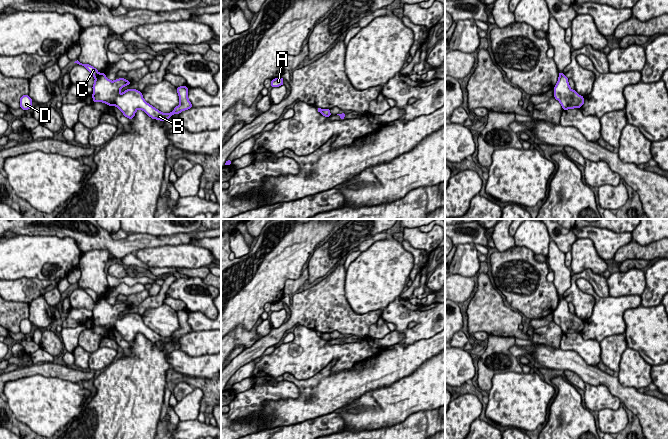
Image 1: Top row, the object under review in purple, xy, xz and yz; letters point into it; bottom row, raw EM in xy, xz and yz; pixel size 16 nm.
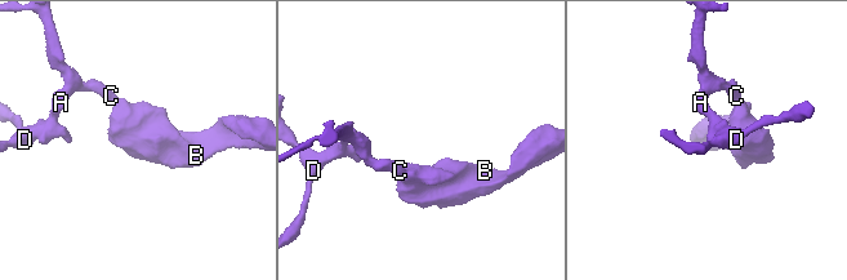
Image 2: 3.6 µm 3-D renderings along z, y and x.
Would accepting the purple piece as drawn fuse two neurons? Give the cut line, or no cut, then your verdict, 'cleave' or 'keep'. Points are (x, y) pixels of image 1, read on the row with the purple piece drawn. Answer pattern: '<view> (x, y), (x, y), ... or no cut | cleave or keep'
xy (99, 74), (95, 78) | cleave

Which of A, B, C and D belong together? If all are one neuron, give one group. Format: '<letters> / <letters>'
A C D / B

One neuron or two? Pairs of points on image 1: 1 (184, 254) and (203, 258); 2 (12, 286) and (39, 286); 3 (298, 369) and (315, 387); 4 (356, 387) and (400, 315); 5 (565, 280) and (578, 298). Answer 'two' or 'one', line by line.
1: one
2: one
3: two
4: two
5: two

